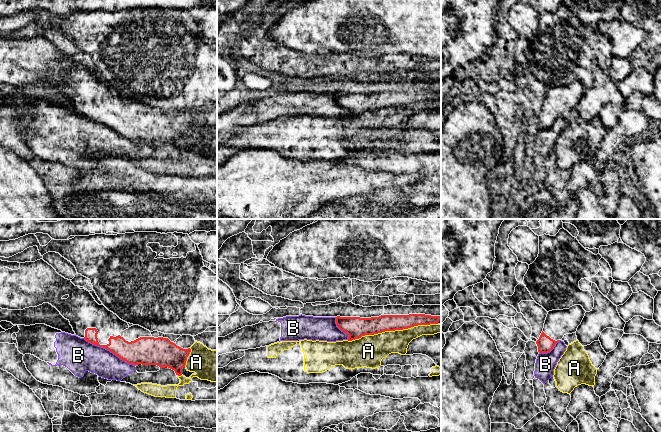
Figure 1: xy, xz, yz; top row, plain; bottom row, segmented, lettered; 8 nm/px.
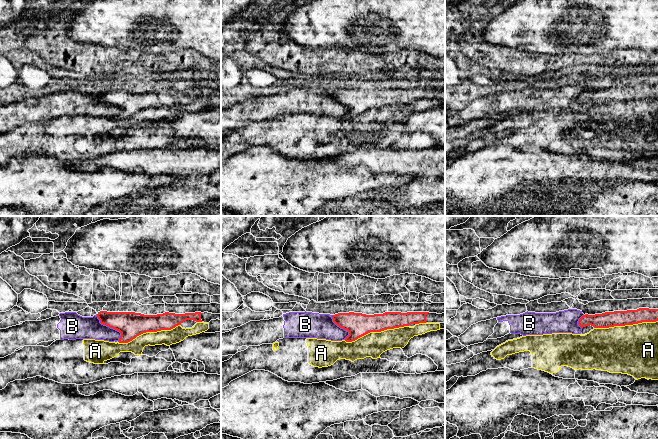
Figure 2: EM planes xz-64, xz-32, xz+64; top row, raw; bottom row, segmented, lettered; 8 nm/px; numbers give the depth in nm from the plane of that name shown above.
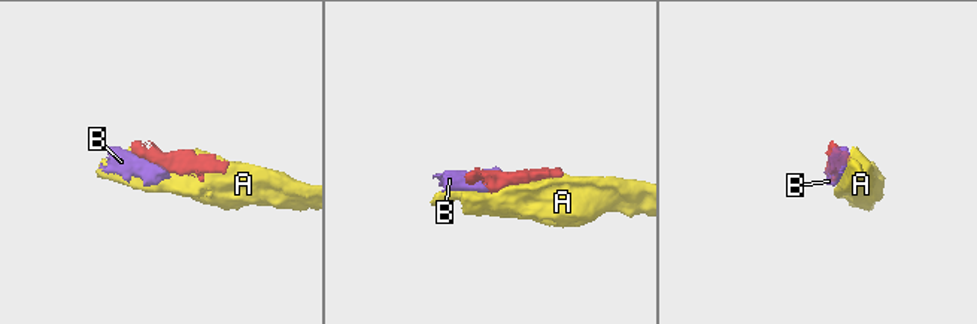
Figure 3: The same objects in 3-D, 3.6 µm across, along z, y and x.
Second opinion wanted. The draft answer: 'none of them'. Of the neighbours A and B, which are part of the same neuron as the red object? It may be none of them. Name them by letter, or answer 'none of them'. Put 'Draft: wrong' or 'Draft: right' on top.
Draft: right
none of them

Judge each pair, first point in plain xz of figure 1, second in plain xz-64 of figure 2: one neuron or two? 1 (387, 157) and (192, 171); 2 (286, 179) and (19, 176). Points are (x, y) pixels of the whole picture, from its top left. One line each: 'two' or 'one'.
1: one
2: one

